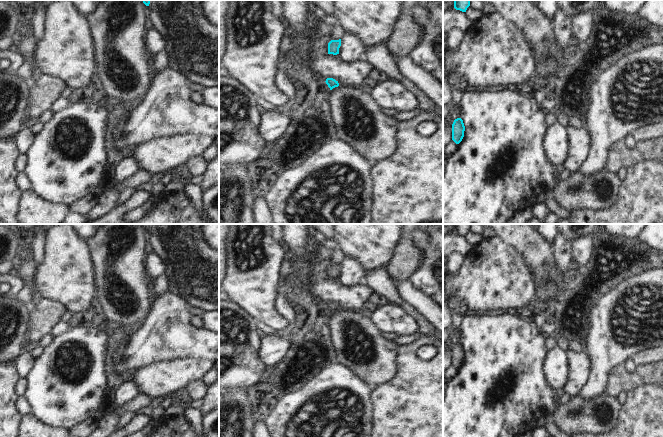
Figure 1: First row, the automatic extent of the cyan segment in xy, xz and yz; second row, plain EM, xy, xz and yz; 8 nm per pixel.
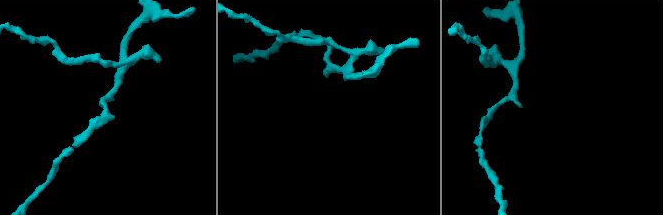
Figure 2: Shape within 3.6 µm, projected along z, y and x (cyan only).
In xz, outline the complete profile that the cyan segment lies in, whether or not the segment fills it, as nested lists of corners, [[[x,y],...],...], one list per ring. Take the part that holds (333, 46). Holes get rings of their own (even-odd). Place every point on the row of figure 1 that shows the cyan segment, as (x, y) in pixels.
[[[339,39],[339,40],[331,40],[328,43],[328,54],[333,54],[333,55],[339,54],[340,46],[341,46],[341,39]]]

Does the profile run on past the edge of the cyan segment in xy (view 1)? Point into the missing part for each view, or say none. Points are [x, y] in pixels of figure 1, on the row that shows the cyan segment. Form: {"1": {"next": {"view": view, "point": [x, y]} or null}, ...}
{"1": {"next": null}}

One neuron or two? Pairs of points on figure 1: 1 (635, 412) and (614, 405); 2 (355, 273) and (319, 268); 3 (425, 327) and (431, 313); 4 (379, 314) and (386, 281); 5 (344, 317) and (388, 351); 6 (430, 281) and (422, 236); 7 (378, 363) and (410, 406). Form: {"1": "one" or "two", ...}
{"1": "two", "2": "two", "3": "two", "4": "two", "5": "one", "6": "one", "7": "two"}

